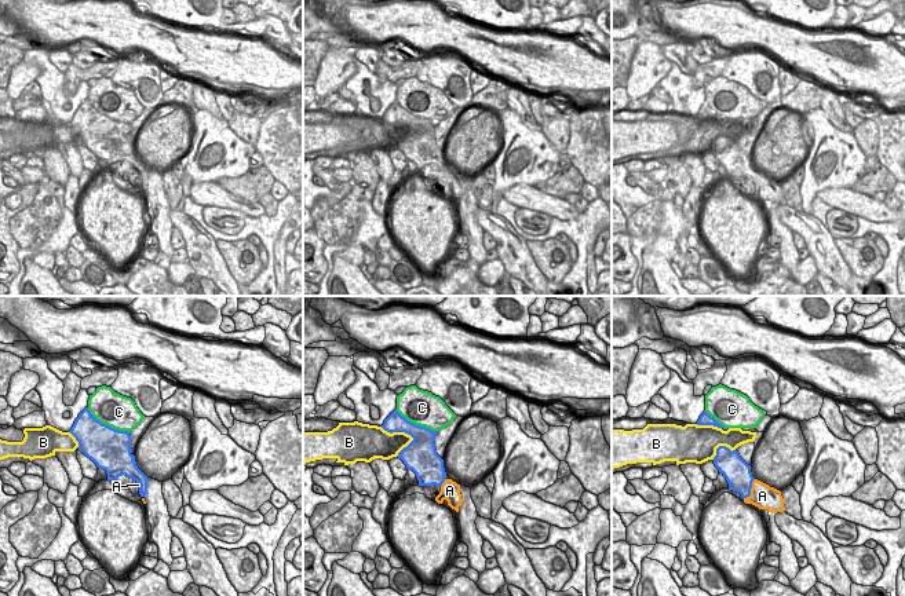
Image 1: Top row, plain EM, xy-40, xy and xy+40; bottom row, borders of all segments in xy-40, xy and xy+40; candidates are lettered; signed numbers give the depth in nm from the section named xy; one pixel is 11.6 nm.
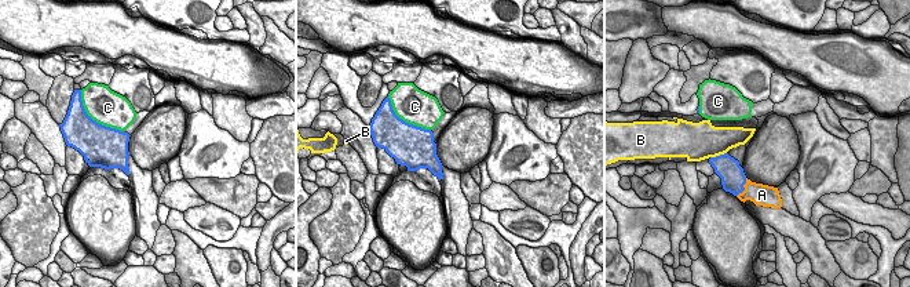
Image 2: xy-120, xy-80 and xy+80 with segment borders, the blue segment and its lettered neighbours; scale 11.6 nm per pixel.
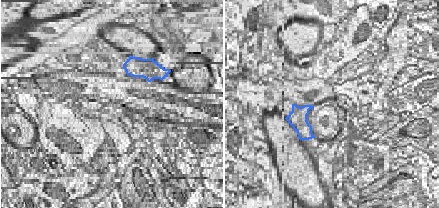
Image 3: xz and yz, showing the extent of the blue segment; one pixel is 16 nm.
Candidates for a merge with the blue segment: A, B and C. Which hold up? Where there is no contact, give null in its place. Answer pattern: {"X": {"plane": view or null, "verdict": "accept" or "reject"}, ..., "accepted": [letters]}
{"A": {"plane": "xy+40", "verdict": "accept"}, "B": {"plane": "xy", "verdict": "reject"}, "C": {"plane": "xy-40", "verdict": "reject"}, "accepted": ["A"]}

